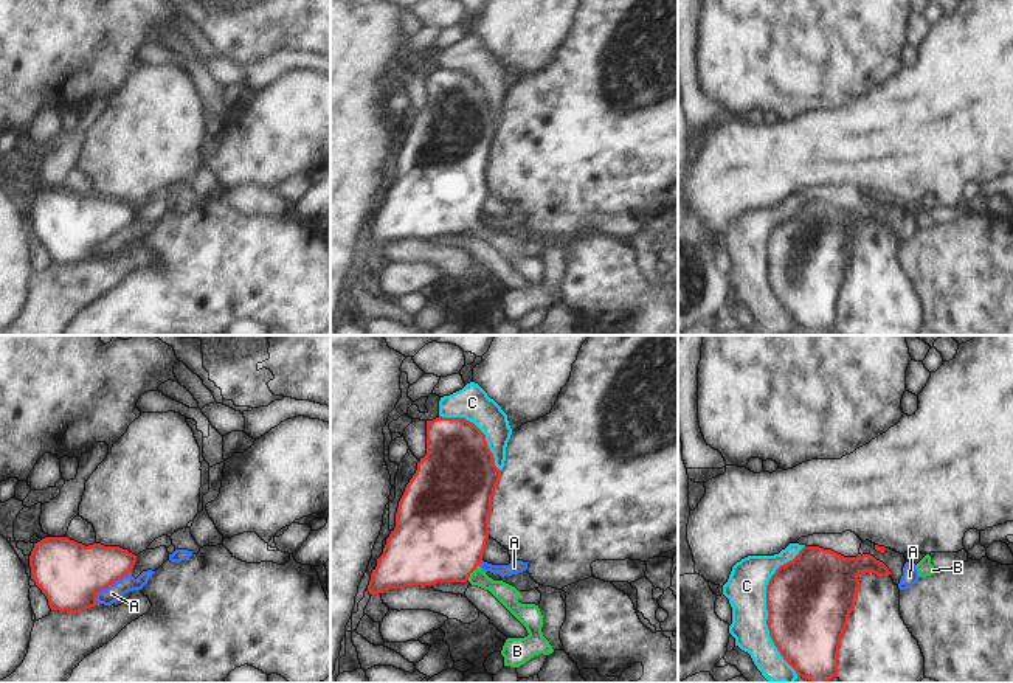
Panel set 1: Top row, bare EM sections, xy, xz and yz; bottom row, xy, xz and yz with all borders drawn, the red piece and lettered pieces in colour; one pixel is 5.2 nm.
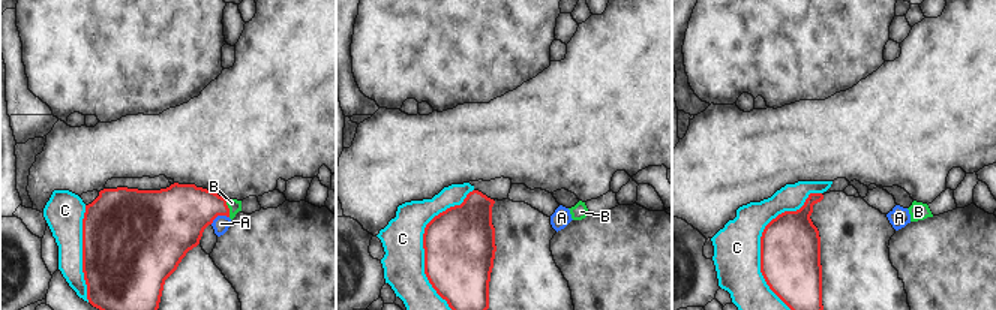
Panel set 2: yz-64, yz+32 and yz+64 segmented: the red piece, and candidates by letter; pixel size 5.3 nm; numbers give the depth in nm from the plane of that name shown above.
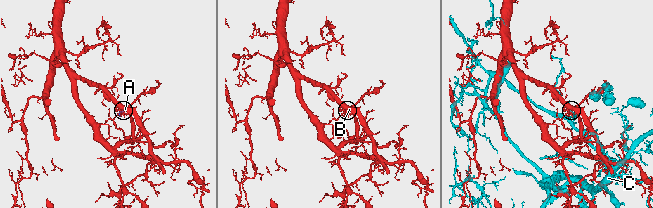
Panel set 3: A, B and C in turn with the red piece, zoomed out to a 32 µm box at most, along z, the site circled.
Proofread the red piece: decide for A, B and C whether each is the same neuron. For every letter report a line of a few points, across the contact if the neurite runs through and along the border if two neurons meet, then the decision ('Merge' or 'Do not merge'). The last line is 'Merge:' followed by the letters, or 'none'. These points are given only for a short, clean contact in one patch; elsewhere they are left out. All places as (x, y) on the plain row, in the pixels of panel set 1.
A: Do not merge
B: Line: xz (439, 188), (473, 222), (486, 235), (508, 247). Merge
C: Do not merge
Merge: B.

